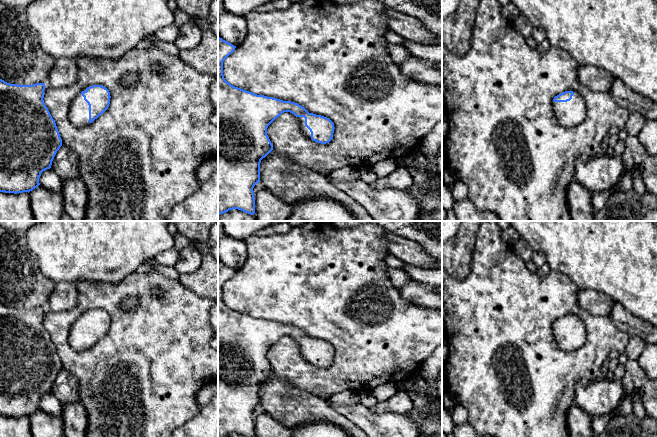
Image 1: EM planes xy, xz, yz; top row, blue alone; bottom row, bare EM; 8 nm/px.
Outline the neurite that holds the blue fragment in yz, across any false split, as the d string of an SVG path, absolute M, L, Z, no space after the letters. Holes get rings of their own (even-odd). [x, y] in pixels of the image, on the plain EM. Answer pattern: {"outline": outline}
{"outline": "M565 315L553 323L557 346L568 352L579 350L586 342L586 327L576 315Z"}

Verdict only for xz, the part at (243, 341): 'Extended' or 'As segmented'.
Extended

